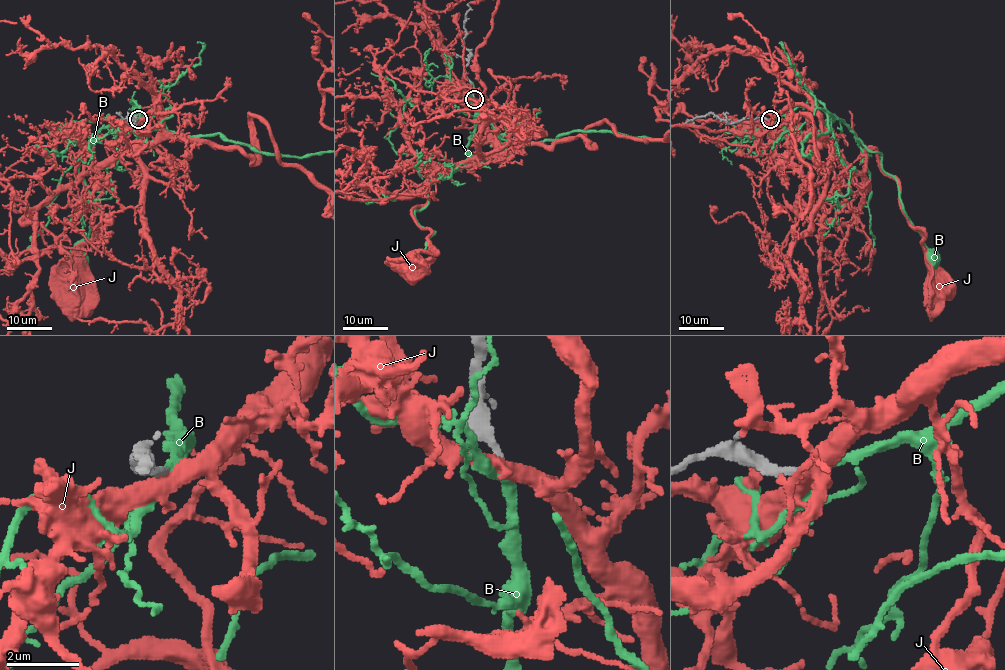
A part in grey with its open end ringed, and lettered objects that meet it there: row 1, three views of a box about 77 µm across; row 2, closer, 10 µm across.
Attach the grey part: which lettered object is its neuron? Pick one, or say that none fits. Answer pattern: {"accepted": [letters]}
{"accepted": ["B"]}

